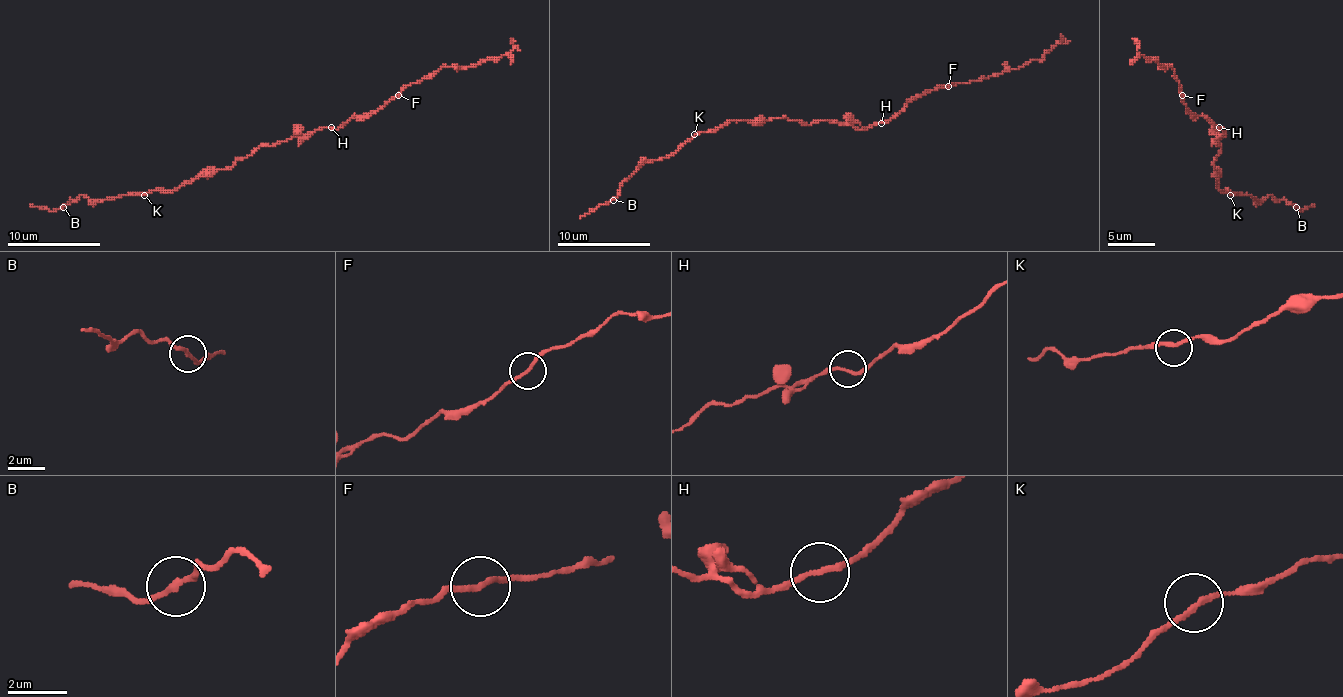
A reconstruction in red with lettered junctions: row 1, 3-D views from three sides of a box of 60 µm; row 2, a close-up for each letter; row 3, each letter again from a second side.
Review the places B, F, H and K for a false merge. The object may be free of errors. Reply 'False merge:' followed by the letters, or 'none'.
False merge: F

